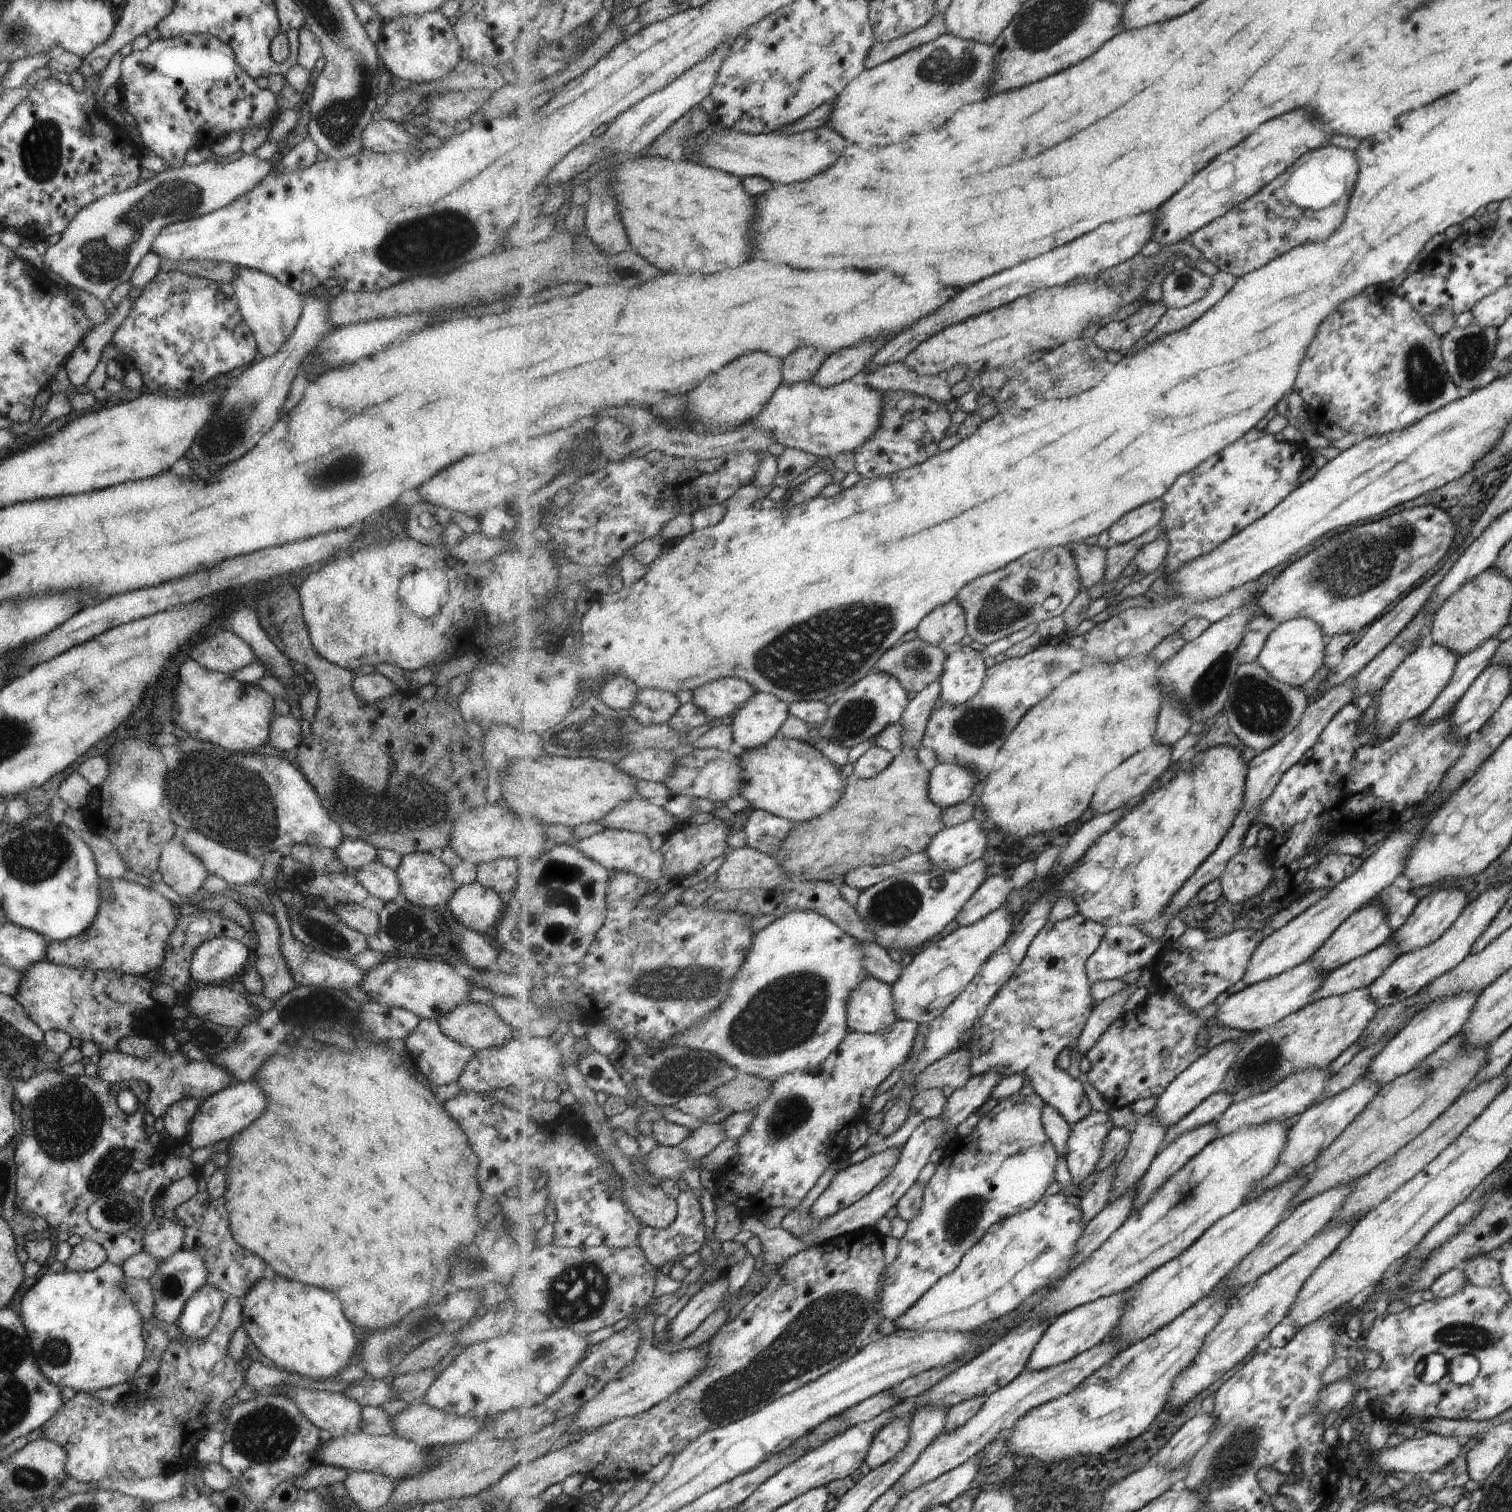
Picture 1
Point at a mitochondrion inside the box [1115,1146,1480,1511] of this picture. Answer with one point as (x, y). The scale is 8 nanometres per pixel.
(1230, 1459)

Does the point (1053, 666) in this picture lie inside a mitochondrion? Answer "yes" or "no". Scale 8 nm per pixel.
yes

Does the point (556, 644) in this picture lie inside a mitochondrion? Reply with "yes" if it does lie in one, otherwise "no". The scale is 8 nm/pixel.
no

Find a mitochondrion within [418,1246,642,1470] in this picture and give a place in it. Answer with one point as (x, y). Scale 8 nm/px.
(579, 1292)

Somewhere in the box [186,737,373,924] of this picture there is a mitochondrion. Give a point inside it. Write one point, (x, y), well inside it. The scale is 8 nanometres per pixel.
(257, 827)

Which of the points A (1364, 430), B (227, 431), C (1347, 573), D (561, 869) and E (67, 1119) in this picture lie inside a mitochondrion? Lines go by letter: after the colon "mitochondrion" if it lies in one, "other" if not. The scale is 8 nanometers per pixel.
A: other
B: mitochondrion
C: mitochondrion
D: mitochondrion
E: mitochondrion

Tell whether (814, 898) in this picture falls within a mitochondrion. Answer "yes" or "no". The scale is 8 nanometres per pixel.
no

